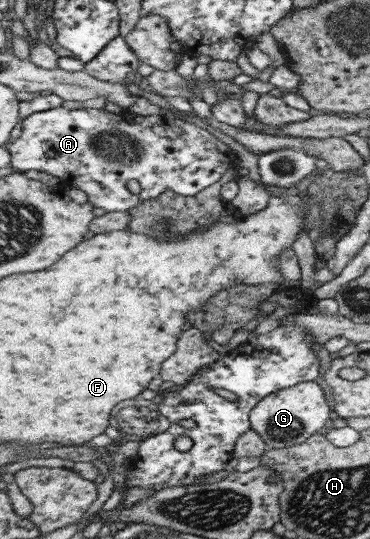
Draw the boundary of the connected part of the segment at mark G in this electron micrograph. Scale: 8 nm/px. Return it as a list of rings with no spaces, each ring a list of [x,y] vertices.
[[[315,381],[300,382],[290,388],[281,388],[260,399],[251,412],[251,428],[270,449],[288,448],[303,443],[316,430],[329,424],[330,406]]]

